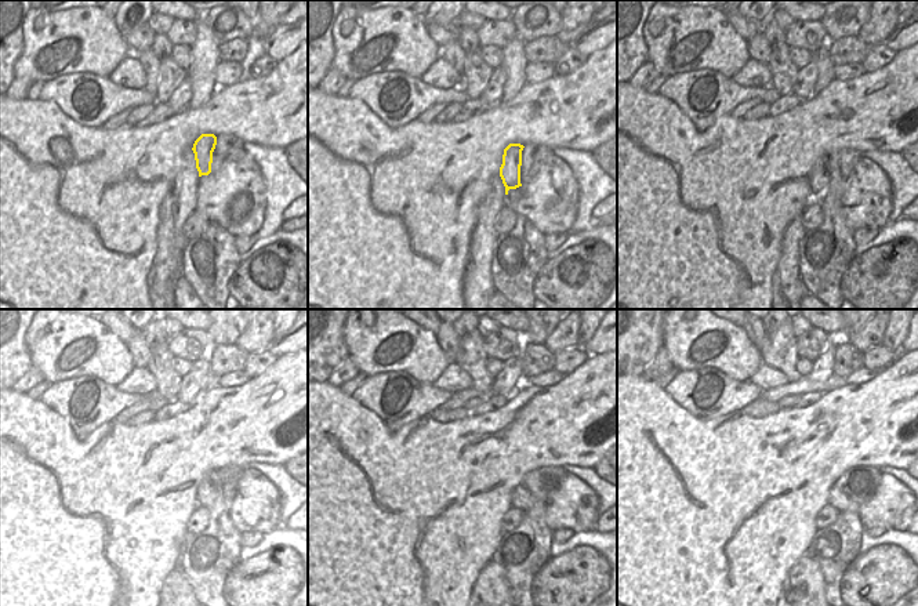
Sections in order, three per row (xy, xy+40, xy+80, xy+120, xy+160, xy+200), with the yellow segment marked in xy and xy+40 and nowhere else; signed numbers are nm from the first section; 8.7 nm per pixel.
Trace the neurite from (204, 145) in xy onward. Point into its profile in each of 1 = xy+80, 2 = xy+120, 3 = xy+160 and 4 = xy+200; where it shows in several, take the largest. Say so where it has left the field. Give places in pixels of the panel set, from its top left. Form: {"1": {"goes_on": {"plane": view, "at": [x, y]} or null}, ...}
{"1": {"goes_on": {"plane": "xy+80", "at": [819, 178]}}, "2": {"goes_on": {"plane": "xy+120", "at": [225, 479]}}, "3": {"goes_on": {"plane": "xy+160", "at": [537, 485]}}, "4": {"goes_on": {"plane": "xy+200", "at": [857, 485]}}}

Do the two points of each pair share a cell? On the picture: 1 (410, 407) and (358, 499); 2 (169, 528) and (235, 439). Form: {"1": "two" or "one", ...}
{"1": "two", "2": "one"}

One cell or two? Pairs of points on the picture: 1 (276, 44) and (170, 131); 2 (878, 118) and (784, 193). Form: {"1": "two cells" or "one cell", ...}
{"1": "two cells", "2": "one cell"}

